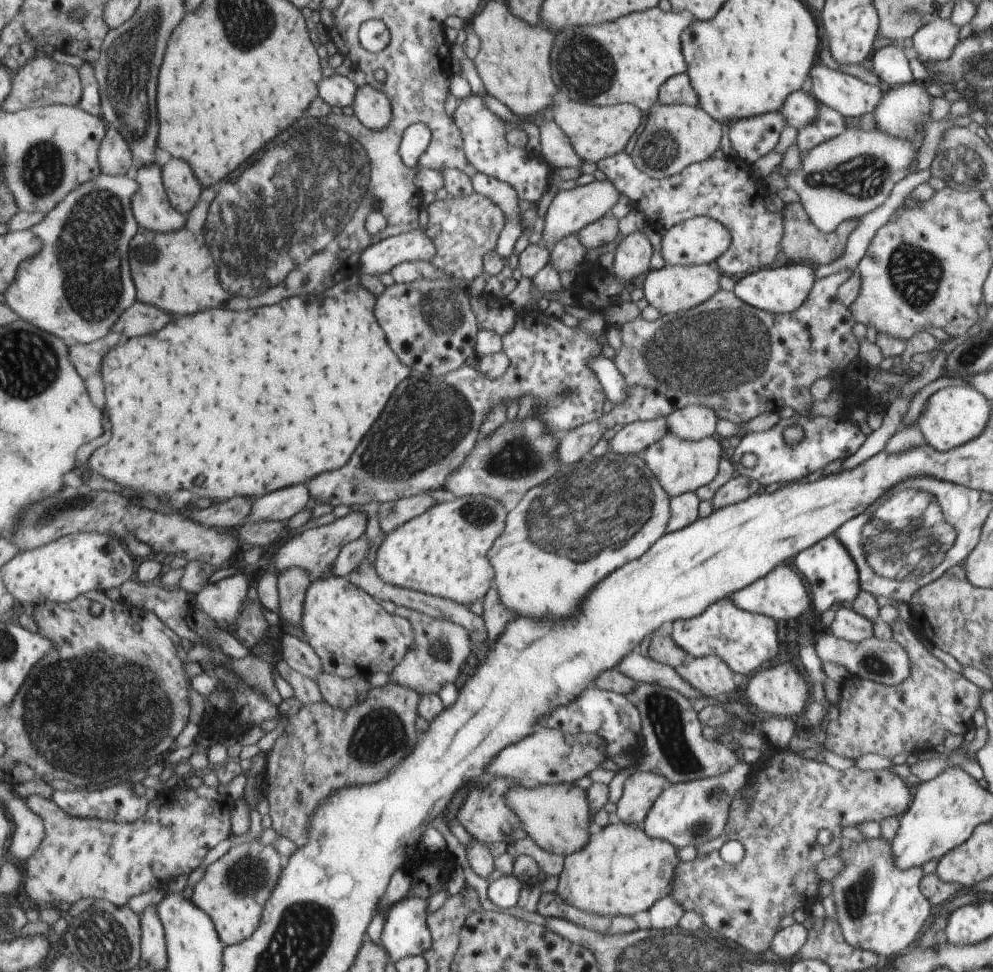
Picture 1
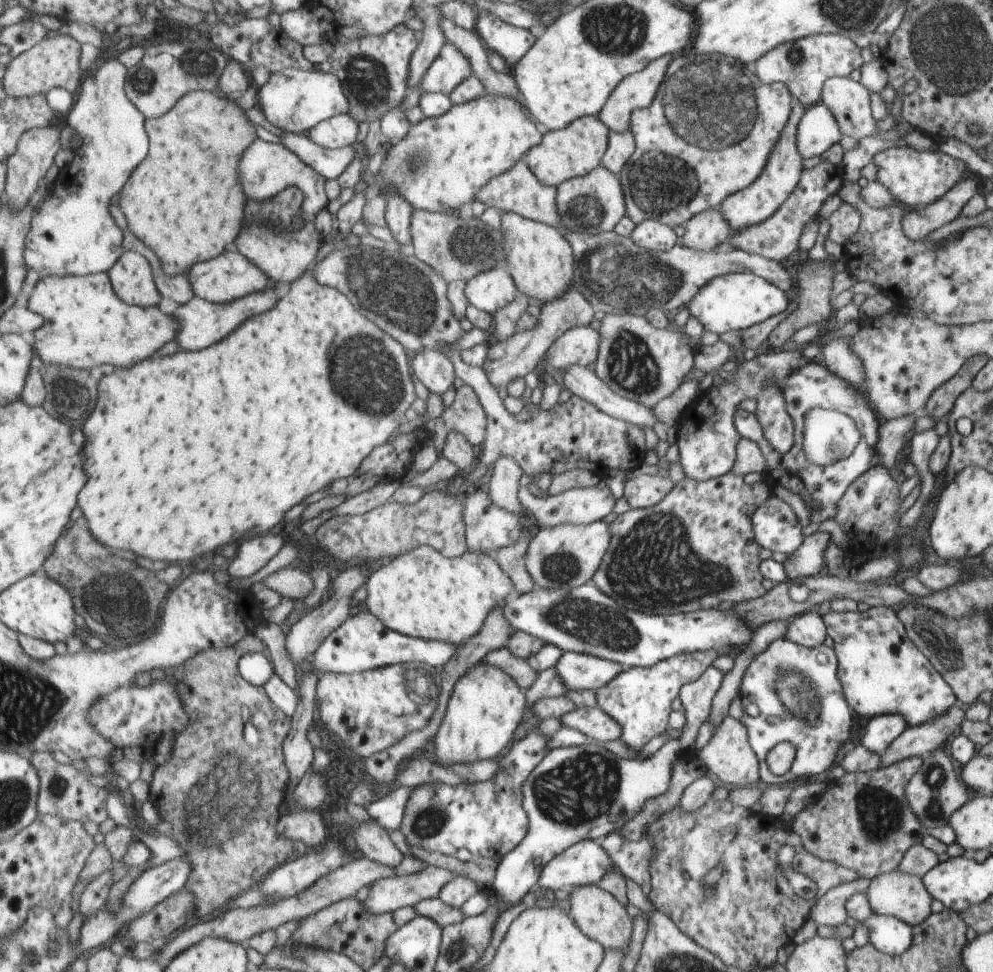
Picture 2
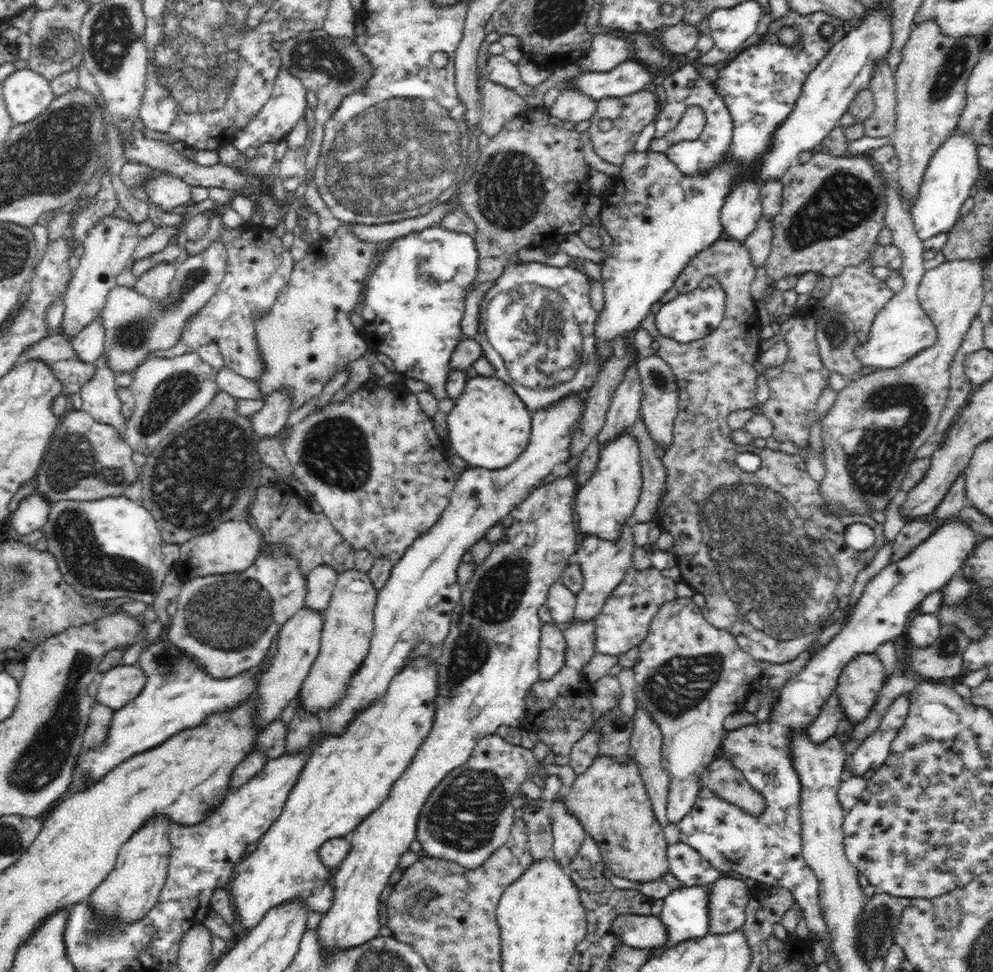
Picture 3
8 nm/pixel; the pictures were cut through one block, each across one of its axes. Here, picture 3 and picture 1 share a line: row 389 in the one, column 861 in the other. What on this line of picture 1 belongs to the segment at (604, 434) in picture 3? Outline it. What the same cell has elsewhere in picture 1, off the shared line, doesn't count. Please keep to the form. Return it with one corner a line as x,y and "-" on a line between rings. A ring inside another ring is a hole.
842,607
836,611
834,621
827,631
836,638
859,643
874,637
872,626
874,626
874,622
860,616
858,612
854,612
854,609

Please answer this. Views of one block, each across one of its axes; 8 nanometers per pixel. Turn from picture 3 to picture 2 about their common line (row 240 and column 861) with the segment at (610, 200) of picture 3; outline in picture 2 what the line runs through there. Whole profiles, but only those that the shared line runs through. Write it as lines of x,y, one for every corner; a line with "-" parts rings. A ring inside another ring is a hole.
880,605
866,612
829,611
823,616
837,656
837,675
847,703
860,717
900,713
910,727
933,722
946,715
956,695
945,677
938,674
927,655
906,636
906,629
892,607

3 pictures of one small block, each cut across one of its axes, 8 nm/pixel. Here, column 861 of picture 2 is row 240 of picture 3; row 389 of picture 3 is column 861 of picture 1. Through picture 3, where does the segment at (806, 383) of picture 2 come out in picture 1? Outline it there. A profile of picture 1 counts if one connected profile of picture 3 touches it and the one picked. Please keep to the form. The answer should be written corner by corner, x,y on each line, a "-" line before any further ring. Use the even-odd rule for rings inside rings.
795,413
789,416
790,419
780,419
776,426
769,428
766,432
749,432
741,437
740,444
735,448
732,458
740,475
758,480
761,486
798,482
812,472
826,468
828,464
836,460
844,460
856,454
867,438
854,421
840,422
836,417
834,419
832,417
809,418
-
789,426
800,426
804,430
804,438
794,446
788,446
782,436
-
744,454
756,456
756,464
752,468
746,468
740,463
740,458

